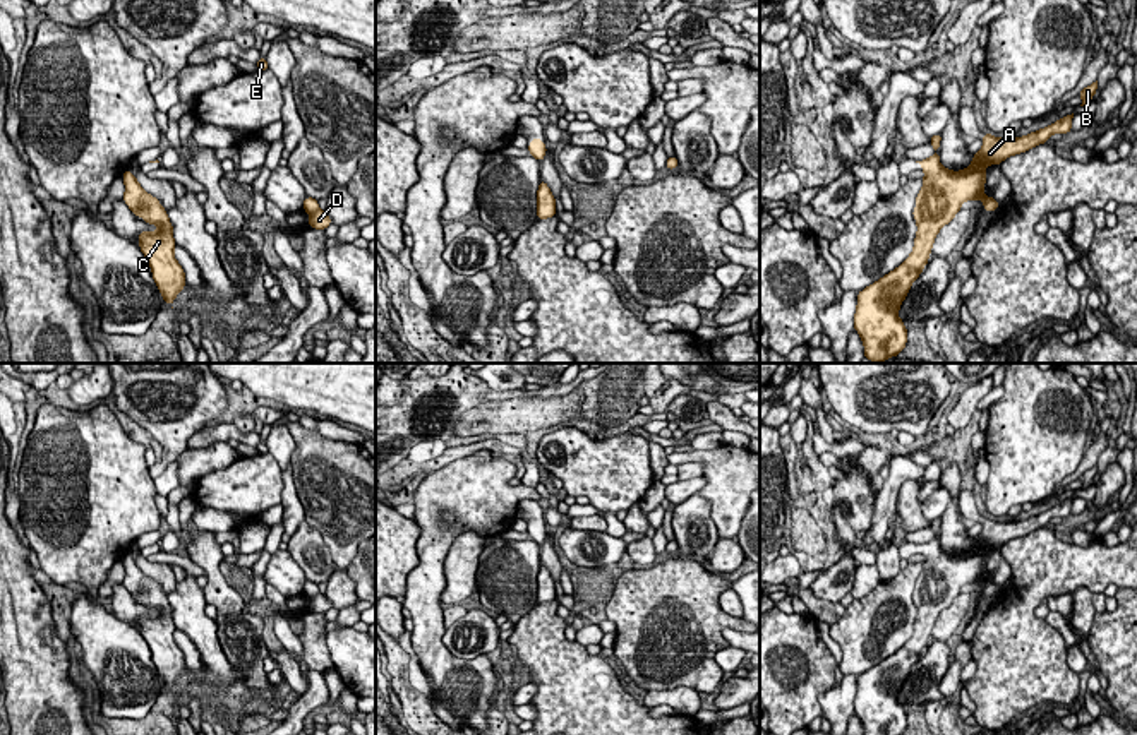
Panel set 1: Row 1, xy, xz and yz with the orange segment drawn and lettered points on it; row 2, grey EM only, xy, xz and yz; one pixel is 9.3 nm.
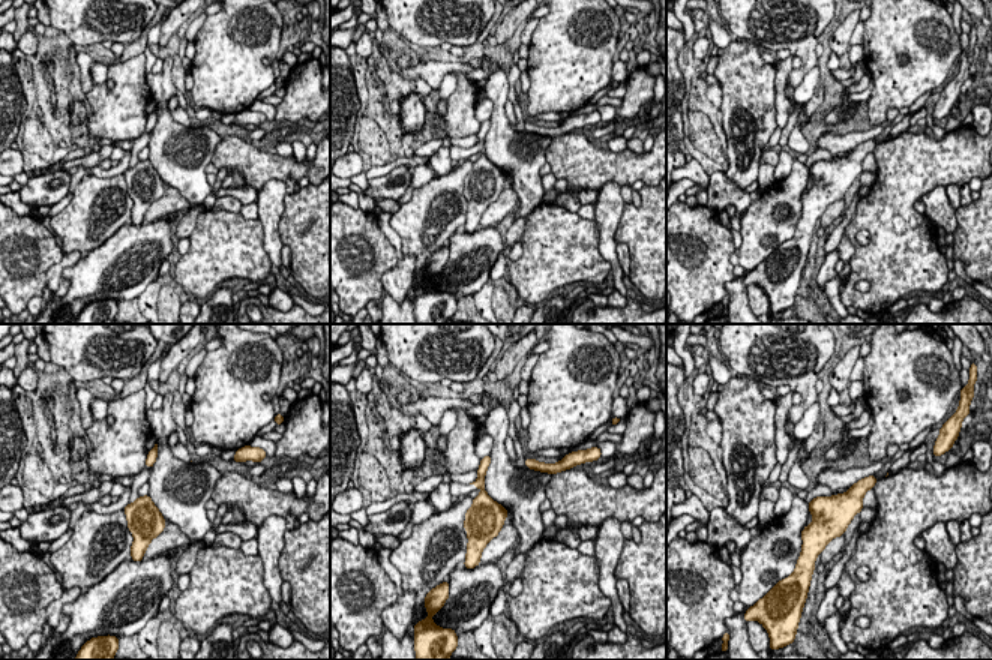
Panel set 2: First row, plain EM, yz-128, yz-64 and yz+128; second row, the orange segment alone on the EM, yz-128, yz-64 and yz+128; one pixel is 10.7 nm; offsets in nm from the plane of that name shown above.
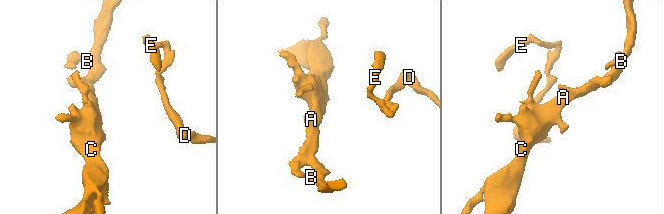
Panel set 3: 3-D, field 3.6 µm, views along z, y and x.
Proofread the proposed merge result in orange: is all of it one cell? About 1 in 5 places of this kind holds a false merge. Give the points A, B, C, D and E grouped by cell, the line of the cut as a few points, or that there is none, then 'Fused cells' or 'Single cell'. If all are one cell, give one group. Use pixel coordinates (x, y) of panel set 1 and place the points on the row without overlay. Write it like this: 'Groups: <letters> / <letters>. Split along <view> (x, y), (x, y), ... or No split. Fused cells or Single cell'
Groups: A B C D E. No split. Single cell

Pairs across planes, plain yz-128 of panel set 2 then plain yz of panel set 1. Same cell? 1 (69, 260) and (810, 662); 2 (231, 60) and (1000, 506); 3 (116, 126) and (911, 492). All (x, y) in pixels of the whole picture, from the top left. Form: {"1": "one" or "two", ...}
{"1": "two", "2": "one", "3": "one"}

